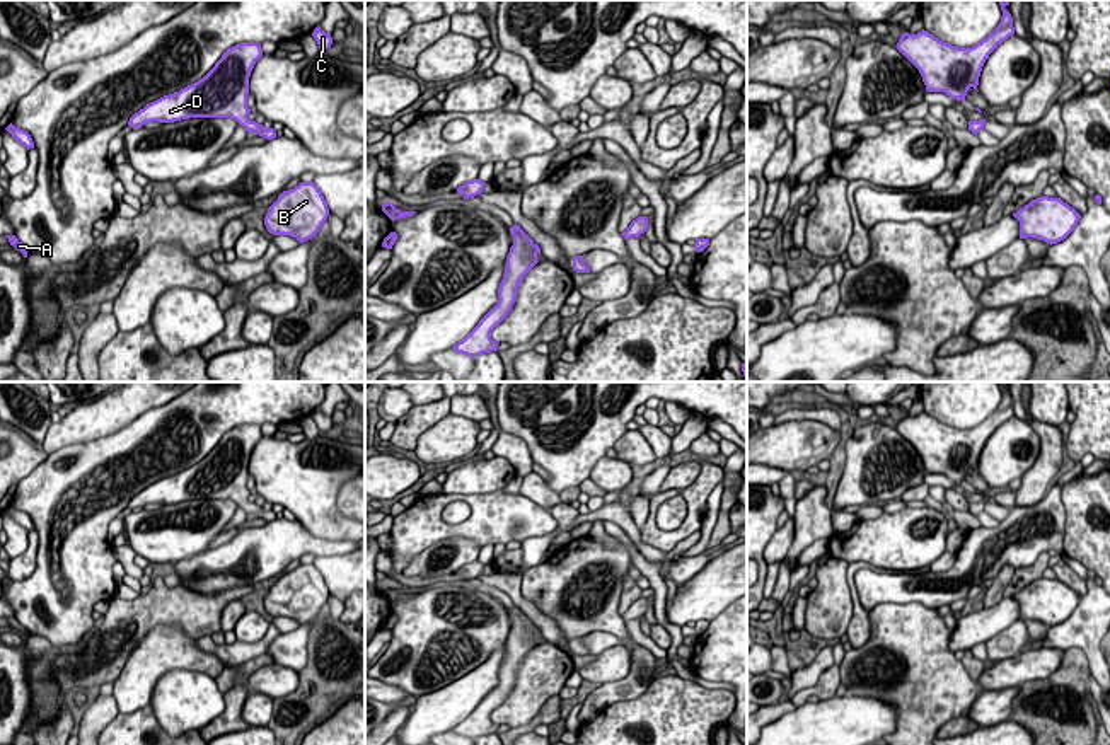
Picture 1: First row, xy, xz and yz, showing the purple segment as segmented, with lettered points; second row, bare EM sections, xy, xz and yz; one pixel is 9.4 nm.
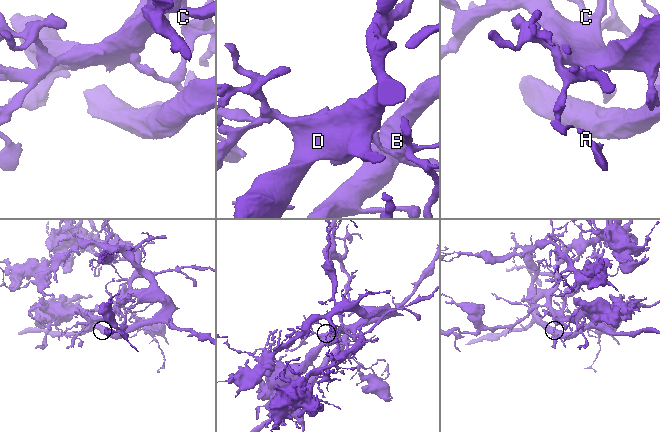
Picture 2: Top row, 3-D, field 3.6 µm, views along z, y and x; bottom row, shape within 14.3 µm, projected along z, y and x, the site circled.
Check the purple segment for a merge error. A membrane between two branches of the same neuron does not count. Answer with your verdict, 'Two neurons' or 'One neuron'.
Two neurons

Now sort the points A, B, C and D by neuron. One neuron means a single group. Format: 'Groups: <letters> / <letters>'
Groups: A B D / C

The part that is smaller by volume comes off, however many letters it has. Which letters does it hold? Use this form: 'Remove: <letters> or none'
Remove: C

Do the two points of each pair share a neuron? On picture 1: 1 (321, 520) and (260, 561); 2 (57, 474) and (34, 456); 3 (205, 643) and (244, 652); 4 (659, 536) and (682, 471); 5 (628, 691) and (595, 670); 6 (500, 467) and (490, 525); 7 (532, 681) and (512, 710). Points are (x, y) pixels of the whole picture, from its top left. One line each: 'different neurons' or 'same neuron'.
1: different neurons
2: different neurons
3: same neuron
4: different neurons
5: different neurons
6: different neurons
7: same neuron

